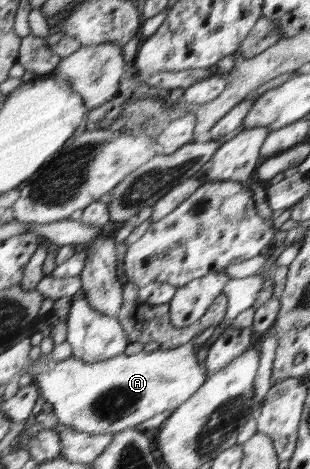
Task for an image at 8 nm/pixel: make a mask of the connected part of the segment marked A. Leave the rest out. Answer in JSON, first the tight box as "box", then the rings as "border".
{"box":[27,334,208,435],"border":[[[196,334],[182,347],[170,350],[155,349],[153,352],[142,350],[131,355],[122,352],[94,363],[82,361],[78,357],[56,360],[50,353],[40,353],[38,358],[28,362],[27,366],[32,368],[34,364],[38,364],[30,371],[32,382],[37,385],[40,395],[46,400],[47,407],[53,411],[60,425],[93,435],[115,435],[126,428],[135,428],[164,411],[176,409],[203,386],[203,382],[207,380],[208,370],[205,365],[197,362],[194,353],[194,339],[198,335],[200,334]]]}

